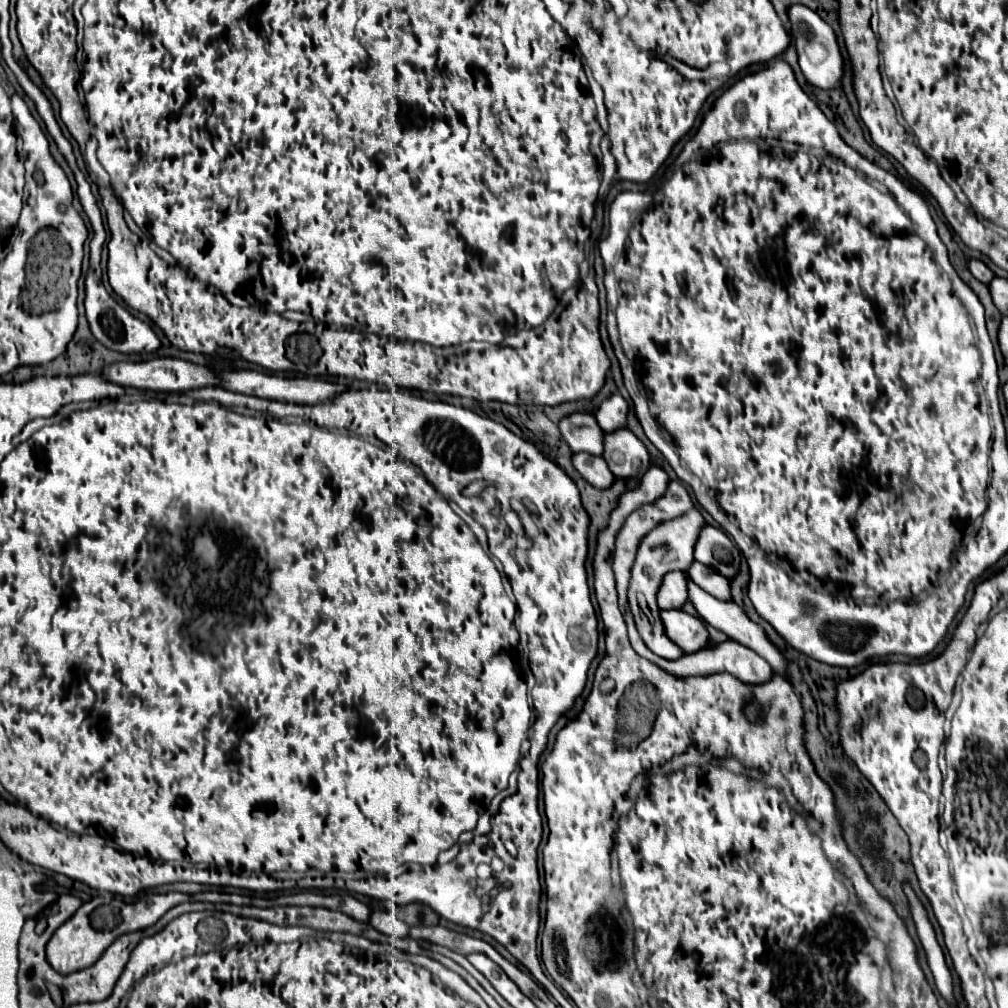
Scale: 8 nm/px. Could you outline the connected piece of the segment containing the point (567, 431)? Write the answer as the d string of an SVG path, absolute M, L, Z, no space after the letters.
M569 414L559 422L559 432L573 452L587 452L601 456L603 430L599 430L591 414Z

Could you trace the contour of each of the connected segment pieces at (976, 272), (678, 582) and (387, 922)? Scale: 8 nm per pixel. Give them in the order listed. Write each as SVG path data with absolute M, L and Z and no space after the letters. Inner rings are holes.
M969 260L967 266L969 266L969 272L971 272L979 282L983 282L983 284L991 282L993 272L991 272L991 270L981 262L981 260Z
M667 572L661 580L657 592L657 606L661 610L681 608L687 600L687 586L685 586L685 572Z
M371 912L367 924L391 938L409 938L409 926L391 912Z

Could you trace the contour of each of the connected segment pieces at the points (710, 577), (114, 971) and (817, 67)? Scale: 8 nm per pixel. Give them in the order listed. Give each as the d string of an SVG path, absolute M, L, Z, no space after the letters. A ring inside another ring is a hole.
M693 562L693 566L687 570L687 574L691 576L691 580L701 586L705 592L709 592L715 598L723 598L723 600L731 600L729 594L729 580L723 578L721 574L715 574L715 570Z
M199 902L179 904L179 906L171 908L171 910L169 910L161 920L157 920L153 926L149 926L149 928L145 928L145 930L139 930L139 932L131 932L131 934L119 936L119 940L115 940L115 942L101 954L101 958L99 958L93 966L89 966L89 968L85 968L85 970L79 970L79 972L73 972L73 974L67 974L67 976L65 976L65 988L63 988L63 990L71 990L71 1004L79 1004L79 1002L99 1002L99 1000L109 998L109 994L111 994L111 990L113 990L119 974L123 972L123 966L127 964L127 958L129 958L131 950L133 950L145 936L157 934L157 932L163 930L173 918L177 918L177 916L181 916L181 914L185 914L185 912L191 912L191 910L199 910Z
M793 4L787 8L787 16L791 22L791 36L793 36L793 44L797 48L797 56L799 56L799 66L807 78L807 82L811 82L817 88L829 90L839 86L841 76L843 76L843 56L839 52L839 44L835 38L835 32L831 30L831 26L827 26L827 22L821 20L813 10L809 10L807 6L801 4Z

